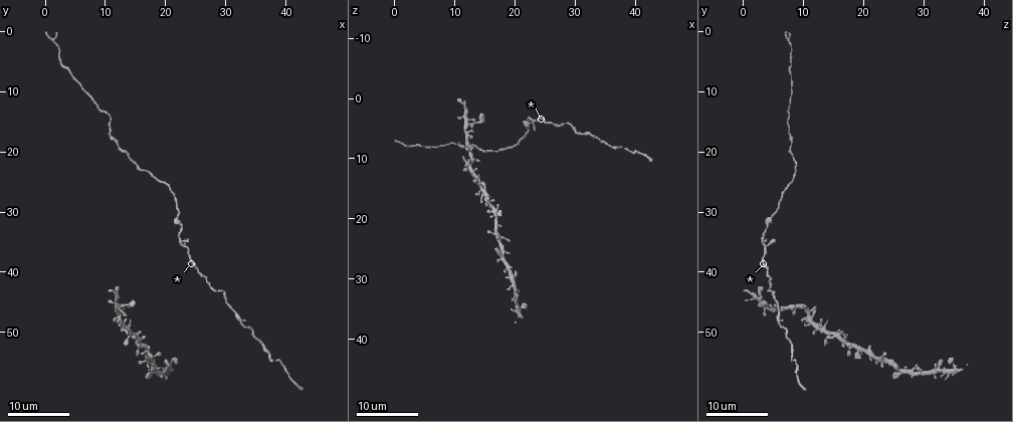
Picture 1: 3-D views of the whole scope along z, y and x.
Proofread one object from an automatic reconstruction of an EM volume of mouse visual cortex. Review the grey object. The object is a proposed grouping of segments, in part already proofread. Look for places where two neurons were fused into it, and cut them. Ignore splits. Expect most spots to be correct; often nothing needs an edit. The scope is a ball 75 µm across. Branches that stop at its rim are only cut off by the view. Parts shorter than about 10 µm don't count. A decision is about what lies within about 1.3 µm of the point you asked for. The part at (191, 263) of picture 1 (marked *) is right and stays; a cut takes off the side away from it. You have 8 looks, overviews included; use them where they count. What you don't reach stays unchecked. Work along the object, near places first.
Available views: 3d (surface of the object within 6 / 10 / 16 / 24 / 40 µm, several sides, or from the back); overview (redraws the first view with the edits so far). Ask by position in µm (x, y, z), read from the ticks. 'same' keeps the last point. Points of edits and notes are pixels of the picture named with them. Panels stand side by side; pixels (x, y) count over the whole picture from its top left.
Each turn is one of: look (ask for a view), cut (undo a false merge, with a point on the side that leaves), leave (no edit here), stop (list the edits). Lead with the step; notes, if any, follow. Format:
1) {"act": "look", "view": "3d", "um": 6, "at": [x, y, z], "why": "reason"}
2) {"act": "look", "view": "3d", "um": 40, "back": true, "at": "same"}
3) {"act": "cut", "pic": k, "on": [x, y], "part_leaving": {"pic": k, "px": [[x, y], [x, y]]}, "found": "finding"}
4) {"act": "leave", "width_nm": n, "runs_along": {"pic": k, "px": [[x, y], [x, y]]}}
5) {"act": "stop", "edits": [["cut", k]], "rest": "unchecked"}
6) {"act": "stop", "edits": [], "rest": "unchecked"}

{"act": "look", "view": "3d", "um": 16, "at": [33.0, 48.5, 6.0], "why": "thin arm on a thick one"}

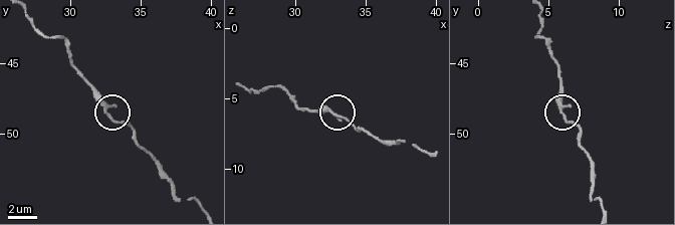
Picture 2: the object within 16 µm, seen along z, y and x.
{"act": "look", "view": "3d", "um": 6, "at": [32.8, 48.8, 6.0]}

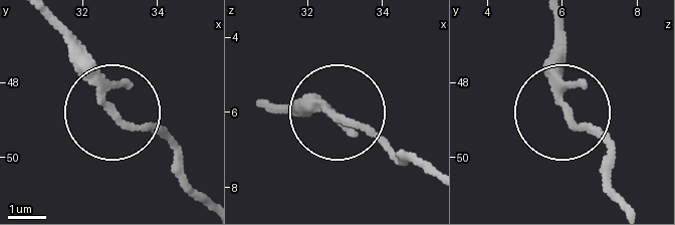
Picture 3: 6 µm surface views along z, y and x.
{"act": "leave", "runs_along": {"pic": 3, "px": [[259, 101], [326, 107], [400, 162]]}, "found": "all the same neuron"}

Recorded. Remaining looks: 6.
{"act": "look", "view": "3d", "um": 24, "at": [14.5, 45.5, 3.5], "why": "thin neck"}

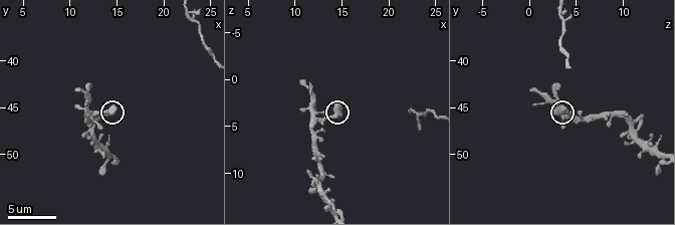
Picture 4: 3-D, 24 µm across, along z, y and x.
{"act": "look", "view": "3d", "um": 6, "at": [14.8, 44.8, 3.2], "why": "closer look"}

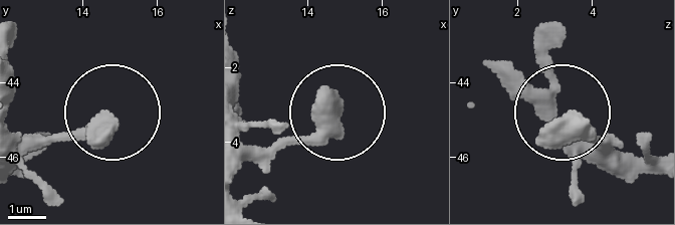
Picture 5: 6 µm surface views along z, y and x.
{"act": "leave", "width_nm": 430, "found": "continuous, no second neuron"}

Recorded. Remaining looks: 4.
{"act": "look", "view": "3d", "um": 24, "at": [28.5, 43.0, 4.0], "why": "a narrow waist"}

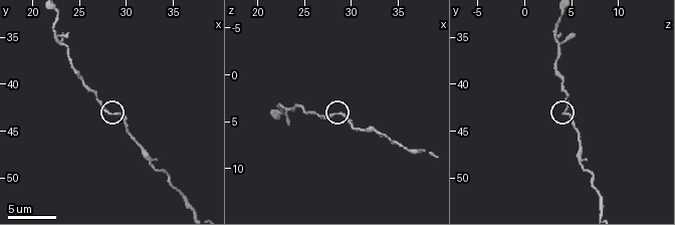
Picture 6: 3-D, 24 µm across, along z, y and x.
{"act": "look", "view": "3d", "um": 6, "at": [28.6, 43.2, 4.0]}

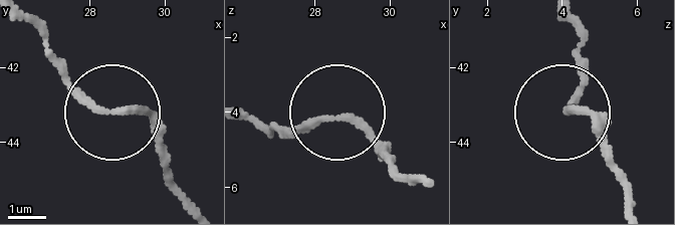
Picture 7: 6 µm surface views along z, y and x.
{"act": "leave", "runs_along": {"pic": 7, "px": [[253, 119], [301, 126], [340, 116], [394, 161]]}, "found": "one neuron here"}

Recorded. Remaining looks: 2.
{"act": "look", "view": "3d", "um": 16, "at": [23.8, 36.4, 3.6], "why": "three arms meet"}

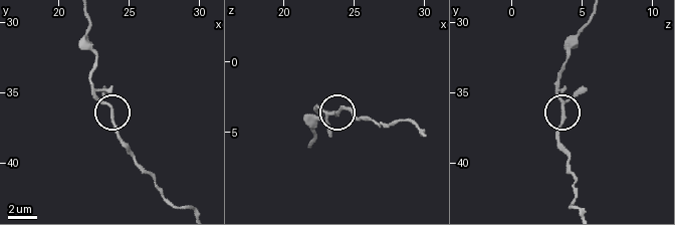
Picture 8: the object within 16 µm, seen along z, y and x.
{"act": "leave", "arms": 3, "found": "all the same neuron"}

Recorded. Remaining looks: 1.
{"act": "stop", "edits": [], "rest": "unchecked"}

